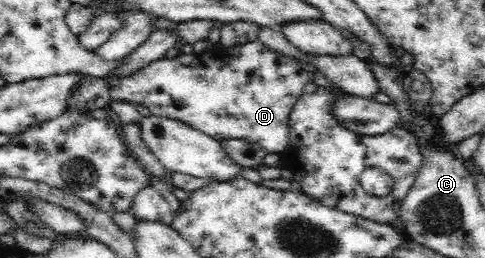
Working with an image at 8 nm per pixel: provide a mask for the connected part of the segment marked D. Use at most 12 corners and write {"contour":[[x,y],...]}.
{"contour":[[256,39],[112,81],[216,141],[290,146],[311,75]]}

